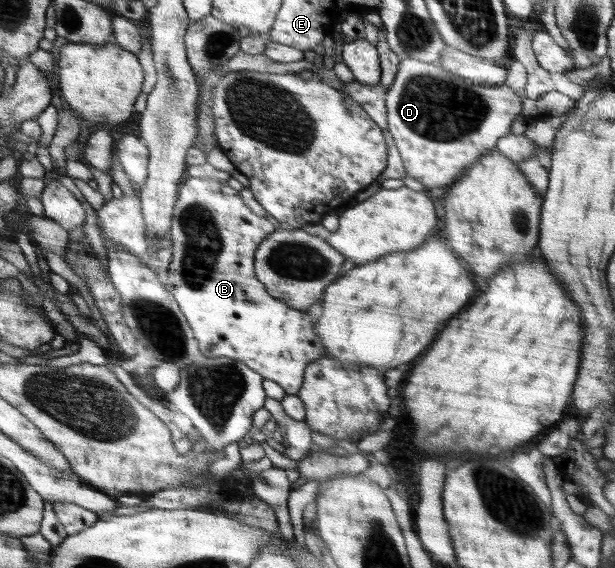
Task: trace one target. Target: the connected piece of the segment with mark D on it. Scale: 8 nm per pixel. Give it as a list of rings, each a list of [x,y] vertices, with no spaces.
[[[403,60],[399,63],[395,79],[385,94],[387,128],[399,149],[406,174],[429,188],[451,186],[467,168],[474,166],[485,151],[495,148],[498,140],[509,134],[511,122],[521,112],[521,98],[503,84],[474,84],[447,72],[439,62],[429,63],[421,60]]]

